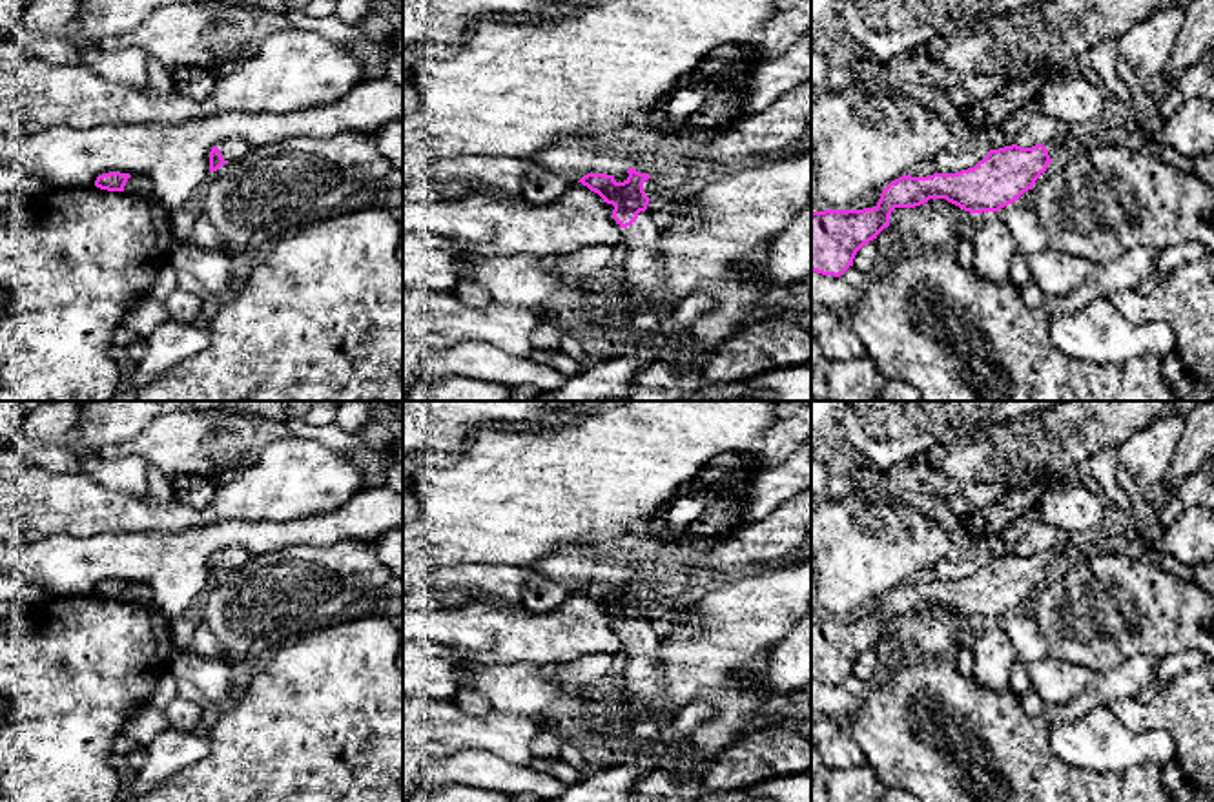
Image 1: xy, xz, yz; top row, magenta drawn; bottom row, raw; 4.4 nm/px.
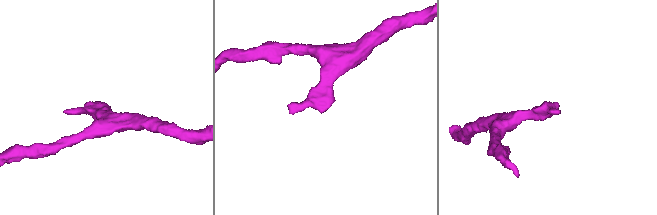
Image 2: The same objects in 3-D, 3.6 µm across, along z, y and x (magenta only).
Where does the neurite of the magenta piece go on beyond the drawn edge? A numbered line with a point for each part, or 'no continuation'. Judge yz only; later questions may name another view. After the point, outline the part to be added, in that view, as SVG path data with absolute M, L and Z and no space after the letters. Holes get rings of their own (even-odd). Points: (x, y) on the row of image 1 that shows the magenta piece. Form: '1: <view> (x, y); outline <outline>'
1: yz (1065, 144); outline M1063 129L1050 144L1046 144L1052 160L1065 159L1070 155L1081 155L1094 148L1103 146L1103 131L1088 135L1086 139L1077 139L1074 131Z

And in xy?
1: xy (232, 150); outline M226 139L217 144L217 148L221 149L221 155L226 162L239 160L250 149L250 146L241 139Z

